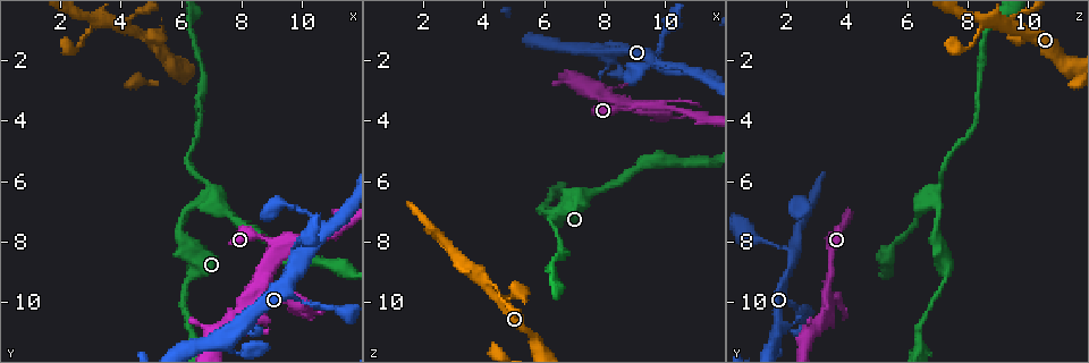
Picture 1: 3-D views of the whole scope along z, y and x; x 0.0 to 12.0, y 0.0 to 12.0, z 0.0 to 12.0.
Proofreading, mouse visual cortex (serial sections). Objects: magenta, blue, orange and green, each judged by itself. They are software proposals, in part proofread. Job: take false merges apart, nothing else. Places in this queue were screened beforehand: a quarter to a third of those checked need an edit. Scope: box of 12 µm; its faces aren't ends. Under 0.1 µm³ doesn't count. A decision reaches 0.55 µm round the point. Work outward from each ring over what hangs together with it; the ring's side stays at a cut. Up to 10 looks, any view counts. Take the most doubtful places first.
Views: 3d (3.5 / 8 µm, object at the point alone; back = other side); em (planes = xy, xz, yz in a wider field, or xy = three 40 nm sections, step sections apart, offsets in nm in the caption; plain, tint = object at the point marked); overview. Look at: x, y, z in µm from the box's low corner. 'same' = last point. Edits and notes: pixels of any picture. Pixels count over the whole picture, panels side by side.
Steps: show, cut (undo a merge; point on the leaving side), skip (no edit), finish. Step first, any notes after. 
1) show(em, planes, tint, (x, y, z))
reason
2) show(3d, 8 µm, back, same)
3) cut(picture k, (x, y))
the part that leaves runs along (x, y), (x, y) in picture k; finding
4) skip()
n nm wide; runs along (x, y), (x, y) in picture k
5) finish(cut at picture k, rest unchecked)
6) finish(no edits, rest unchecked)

show(3d, 3.5 µm, back, (9.1, 8.1, 3.5))
a fork

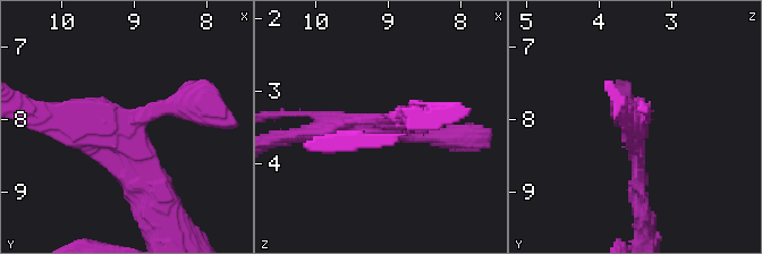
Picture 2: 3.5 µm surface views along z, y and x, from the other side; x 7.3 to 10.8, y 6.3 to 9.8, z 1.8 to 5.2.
show(em, xy, step 5, tint, (9.05, 8.10, 3.55))
shape alone is not enough

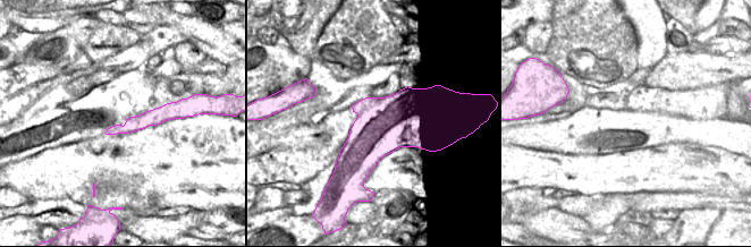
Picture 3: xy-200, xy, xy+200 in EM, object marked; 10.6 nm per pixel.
skip()
runs along (163, 110), (155, 117), (109, 131) in picture 3; continuous, no second cell

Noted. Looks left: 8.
show(3d, 3.5 µm, back, (8.5, 9.9, 3.4))
abrupt turn

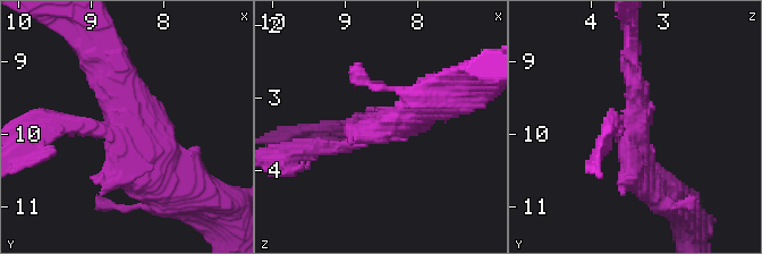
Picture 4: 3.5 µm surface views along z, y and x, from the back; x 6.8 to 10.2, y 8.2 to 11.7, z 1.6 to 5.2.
show(em, planes, plain, (8.55, 10.00, 3.45))
need the tissue

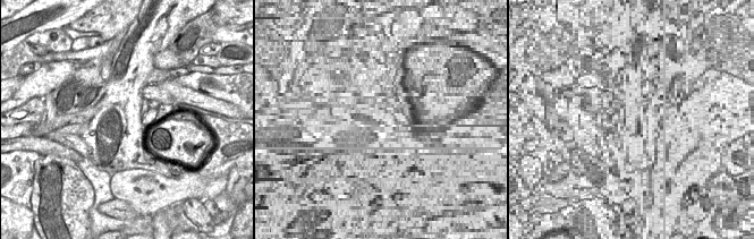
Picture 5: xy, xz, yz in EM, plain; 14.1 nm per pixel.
show(em, planes, tint, same)

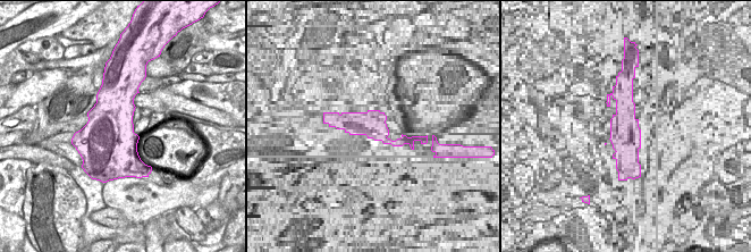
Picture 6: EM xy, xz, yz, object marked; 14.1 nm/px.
skip()
runs along (108, 58), (125, 137), (163, 191) in picture 4; all the same cell

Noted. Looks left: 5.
show(em, xy, step 1, tint, (6.2, 9.5, 7.2))
sudden change in width

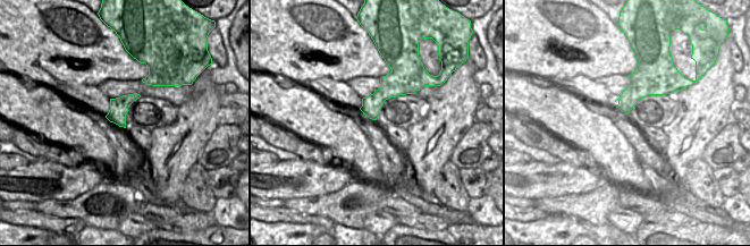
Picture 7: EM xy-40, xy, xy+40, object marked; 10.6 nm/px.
show(3d, 3.5 µm, same)

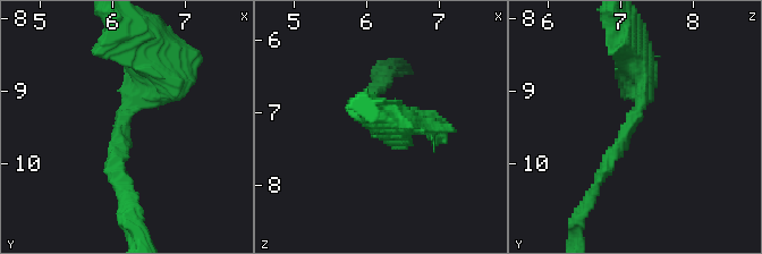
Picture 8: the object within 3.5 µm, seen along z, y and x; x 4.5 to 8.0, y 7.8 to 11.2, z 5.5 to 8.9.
skip()
arms of 200, 350 nm; runs along (155, 73), (117, 132), (120, 184) in picture 8; continuous, no second cell

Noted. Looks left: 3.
show(3d, 3.5 µm, (6.6, 6.7, 6.9))
small branch off a trunk

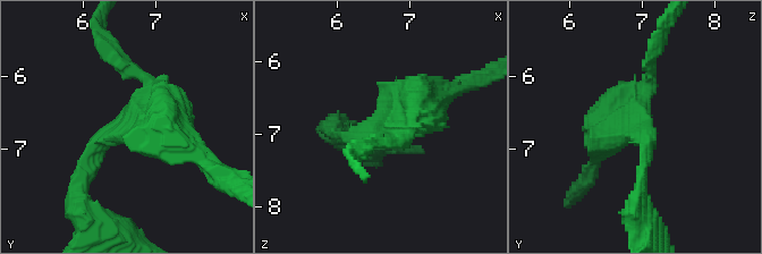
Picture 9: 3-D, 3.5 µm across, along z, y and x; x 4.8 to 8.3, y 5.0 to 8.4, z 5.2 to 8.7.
show(em, xy, step 2, tint, (6.60, 6.65, 6.90))

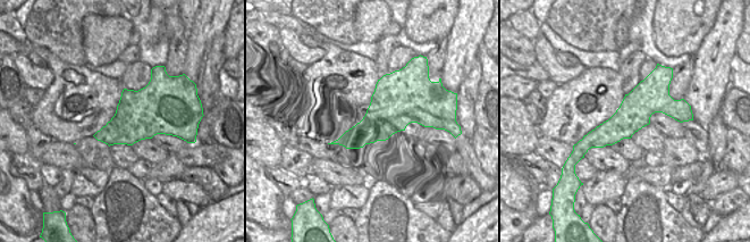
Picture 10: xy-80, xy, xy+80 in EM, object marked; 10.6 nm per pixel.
show(em, xy, step 5, tint, same)

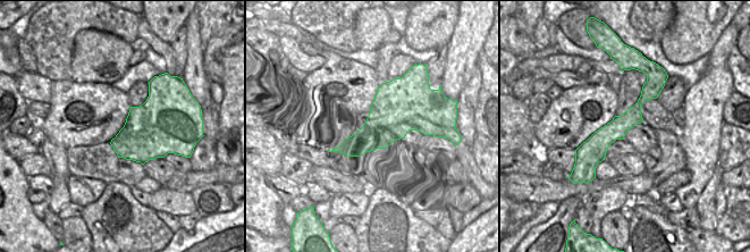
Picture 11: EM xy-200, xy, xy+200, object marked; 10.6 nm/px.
skip()
runs along (336, 133), (366, 138), (443, 92) in picture 9; all the same cell

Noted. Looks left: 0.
finish(no edits, rest unchecked)

